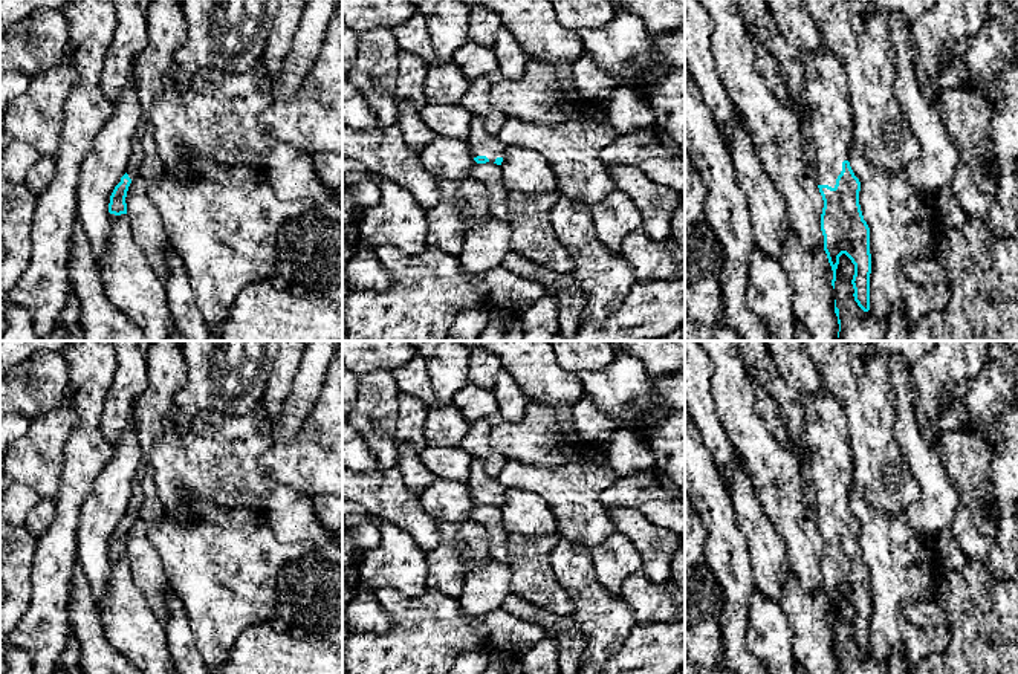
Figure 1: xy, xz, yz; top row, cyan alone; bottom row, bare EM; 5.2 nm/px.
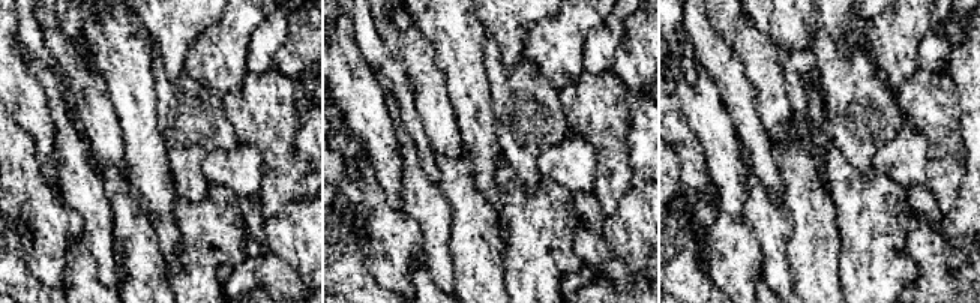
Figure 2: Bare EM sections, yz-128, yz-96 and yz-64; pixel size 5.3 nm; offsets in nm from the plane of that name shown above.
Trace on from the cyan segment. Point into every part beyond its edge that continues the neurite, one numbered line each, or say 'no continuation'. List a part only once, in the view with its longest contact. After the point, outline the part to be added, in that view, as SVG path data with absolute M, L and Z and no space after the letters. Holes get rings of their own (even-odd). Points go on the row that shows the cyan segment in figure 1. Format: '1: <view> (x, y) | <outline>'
1: yz (830, 126) | M825 43L813 52L801 52L801 66L802 104L810 110L810 118L806 125L809 144L804 157L815 167L818 185L835 188L836 179L842 171L842 162L848 160L854 128L845 72L838 55Z

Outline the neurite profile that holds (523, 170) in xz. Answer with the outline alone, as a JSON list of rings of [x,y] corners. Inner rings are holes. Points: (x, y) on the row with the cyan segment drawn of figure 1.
[[[506,147],[501,162],[503,185],[512,193],[558,191],[558,180],[550,165],[524,147]]]

